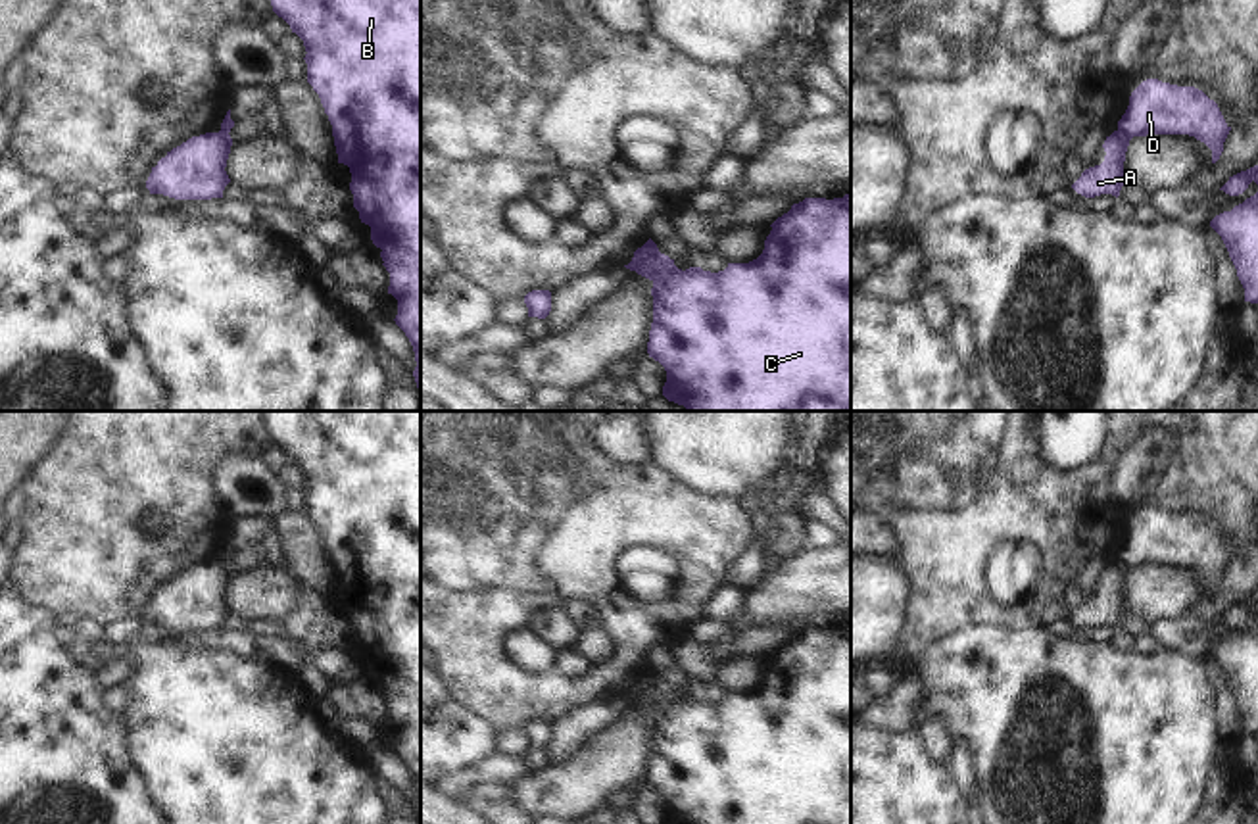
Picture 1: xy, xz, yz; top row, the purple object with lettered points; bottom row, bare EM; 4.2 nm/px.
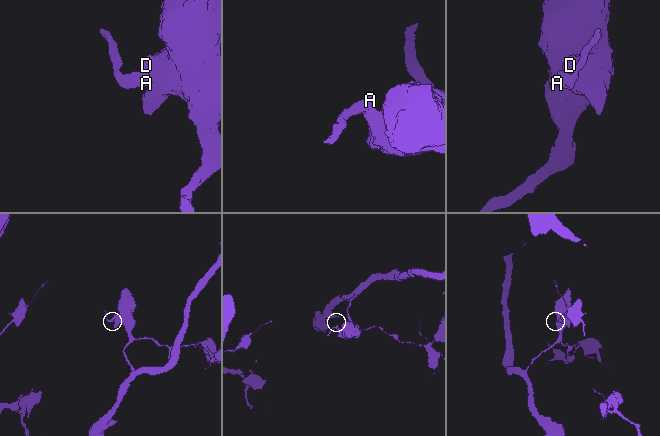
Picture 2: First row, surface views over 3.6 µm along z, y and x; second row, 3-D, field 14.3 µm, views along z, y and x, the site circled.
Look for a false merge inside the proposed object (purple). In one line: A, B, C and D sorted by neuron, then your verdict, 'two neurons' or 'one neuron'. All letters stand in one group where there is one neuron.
groups A / B C D; two neurons

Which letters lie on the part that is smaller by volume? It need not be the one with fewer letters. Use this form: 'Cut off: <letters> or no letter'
Cut off: A

